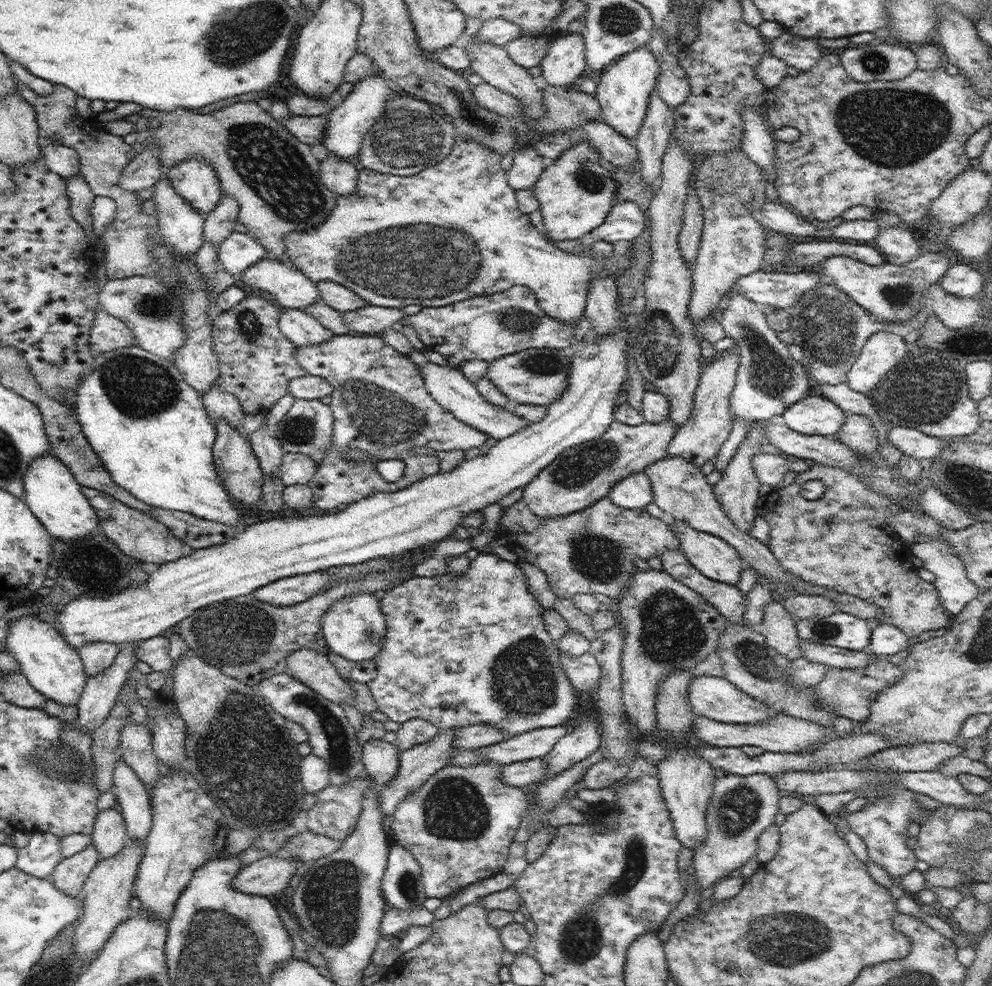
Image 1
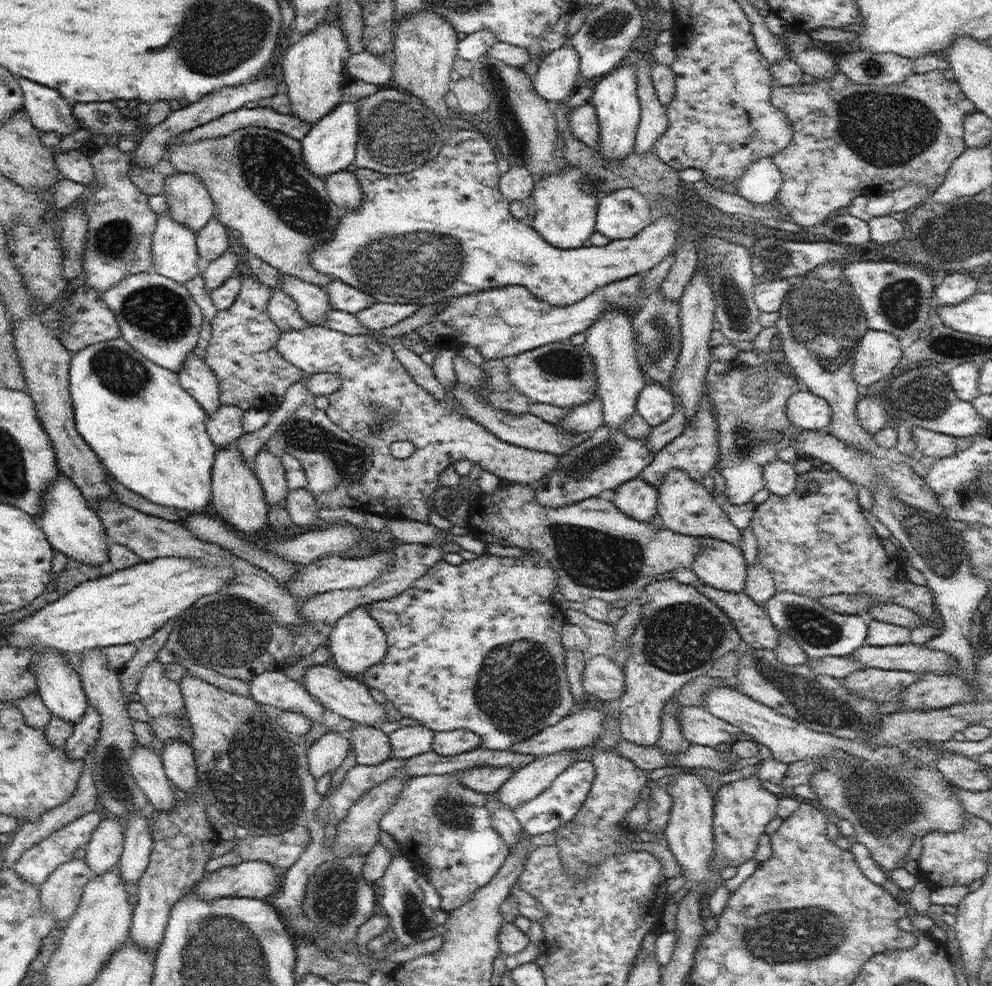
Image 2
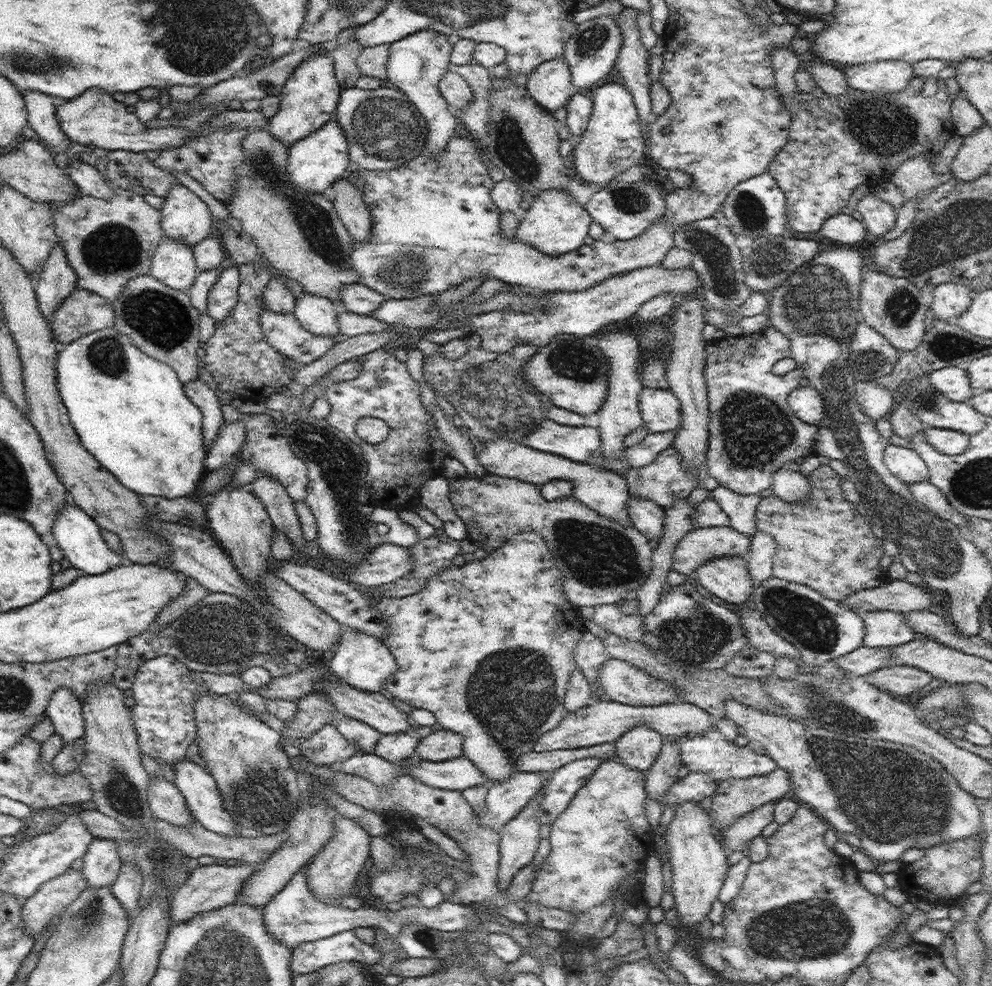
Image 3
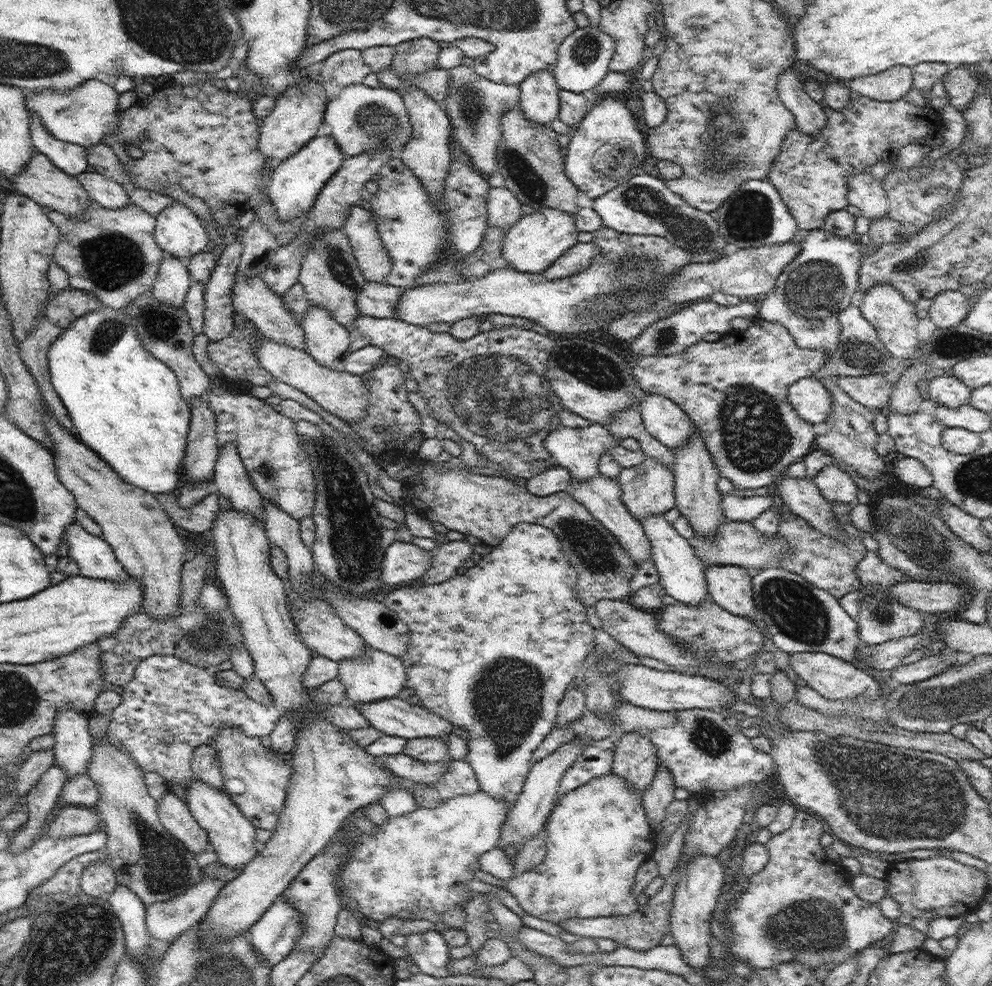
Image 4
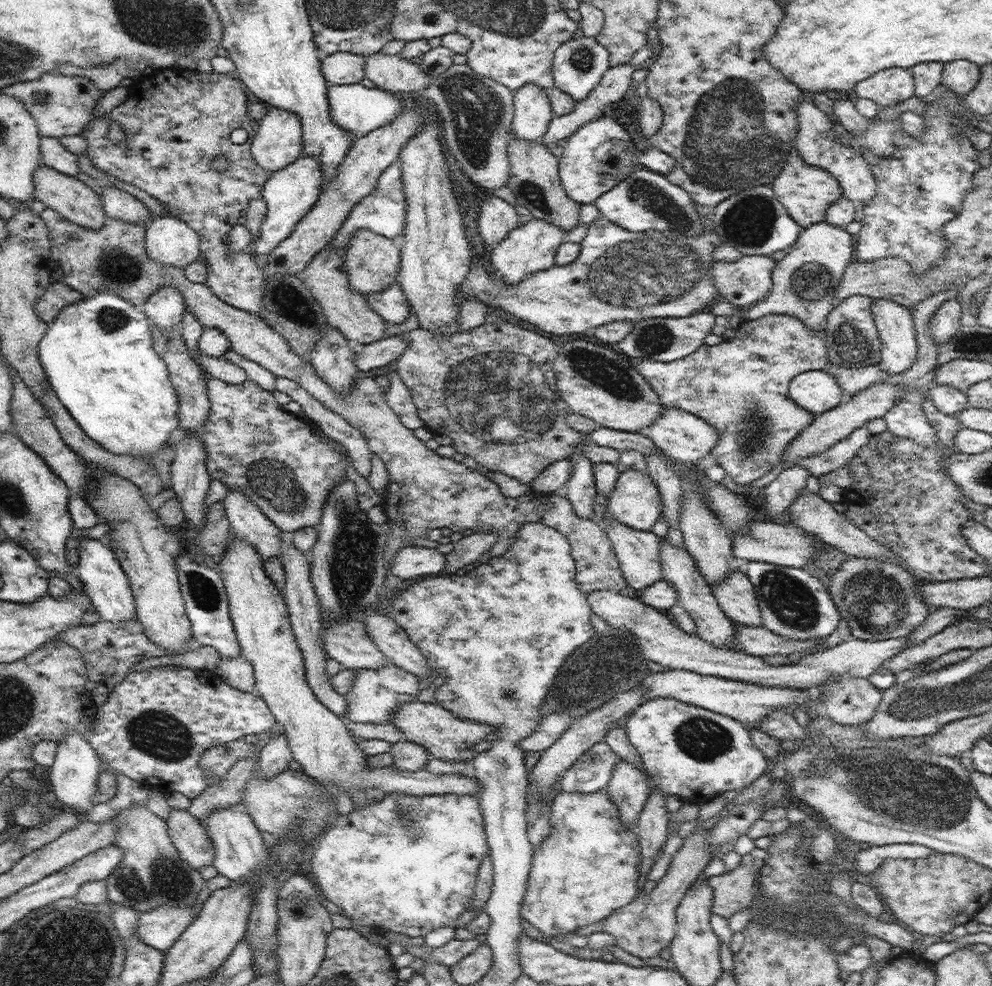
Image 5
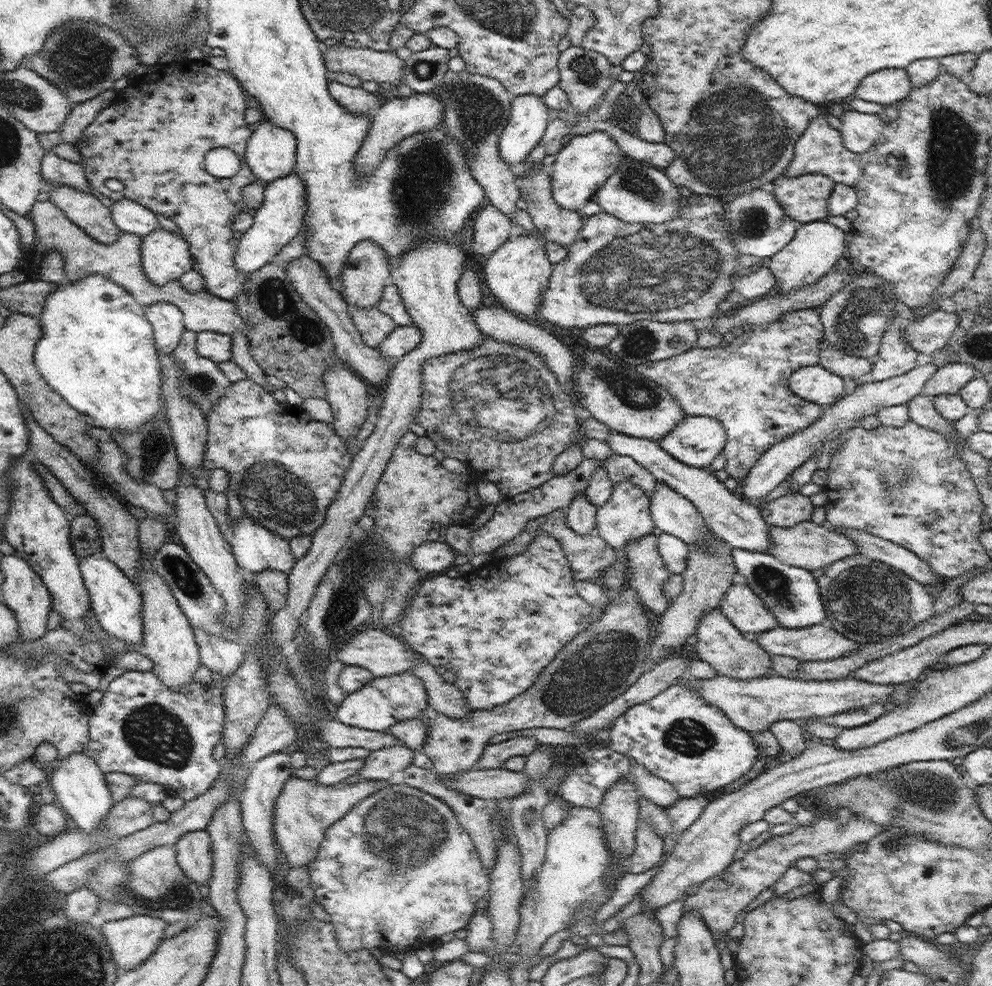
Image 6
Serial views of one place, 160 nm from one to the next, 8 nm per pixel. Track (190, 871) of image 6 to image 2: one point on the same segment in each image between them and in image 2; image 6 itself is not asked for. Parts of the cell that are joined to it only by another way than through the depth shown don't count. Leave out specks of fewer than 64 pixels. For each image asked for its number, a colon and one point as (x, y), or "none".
2: (147, 768)
3: (165, 800)
4: (173, 813)
5: (190, 837)

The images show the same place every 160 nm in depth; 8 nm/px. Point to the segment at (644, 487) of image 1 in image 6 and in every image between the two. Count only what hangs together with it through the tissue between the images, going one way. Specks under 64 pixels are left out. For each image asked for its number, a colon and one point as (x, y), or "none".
2: (637, 498)
3: (645, 515)
4: (681, 573)
5: (679, 568)
6: (728, 651)

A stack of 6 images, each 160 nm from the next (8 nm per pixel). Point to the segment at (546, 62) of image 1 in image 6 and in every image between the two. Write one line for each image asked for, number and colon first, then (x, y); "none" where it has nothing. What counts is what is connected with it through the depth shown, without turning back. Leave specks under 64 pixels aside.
2: (555, 80)
3: (550, 84)
4: (540, 102)
5: (533, 112)
6: (530, 116)

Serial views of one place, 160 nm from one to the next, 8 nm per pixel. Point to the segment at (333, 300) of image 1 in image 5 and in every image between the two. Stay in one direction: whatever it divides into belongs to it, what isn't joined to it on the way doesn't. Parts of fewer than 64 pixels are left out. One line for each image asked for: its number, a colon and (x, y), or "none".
2: (342, 296)
3: (356, 297)
4: (379, 300)
5: (391, 303)

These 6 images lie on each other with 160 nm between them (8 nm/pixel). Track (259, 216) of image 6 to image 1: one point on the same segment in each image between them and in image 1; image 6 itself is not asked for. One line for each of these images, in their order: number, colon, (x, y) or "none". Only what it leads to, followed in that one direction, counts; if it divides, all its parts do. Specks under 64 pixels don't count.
1: (348, 123)
2: (330, 145)
3: (315, 162)
4: (295, 183)
5: (291, 193)

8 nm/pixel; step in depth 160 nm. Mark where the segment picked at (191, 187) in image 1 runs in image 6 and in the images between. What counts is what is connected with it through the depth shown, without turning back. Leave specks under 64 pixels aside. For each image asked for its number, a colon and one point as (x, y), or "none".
2: (189, 203)
3: (185, 217)
4: (178, 231)
5: (173, 242)
6: (165, 254)

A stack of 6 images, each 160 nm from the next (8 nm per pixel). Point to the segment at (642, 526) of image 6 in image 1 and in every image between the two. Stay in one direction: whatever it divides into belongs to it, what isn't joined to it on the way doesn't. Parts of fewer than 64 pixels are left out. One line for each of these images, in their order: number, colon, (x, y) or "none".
1: (709, 424)
2: (696, 451)
3: (665, 481)
4: (648, 488)
5: (636, 501)

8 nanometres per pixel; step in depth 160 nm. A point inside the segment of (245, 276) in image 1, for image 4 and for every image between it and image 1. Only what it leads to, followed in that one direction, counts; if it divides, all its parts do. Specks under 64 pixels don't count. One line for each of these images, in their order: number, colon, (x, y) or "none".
2: (312, 301)
3: (315, 313)
4: (326, 341)

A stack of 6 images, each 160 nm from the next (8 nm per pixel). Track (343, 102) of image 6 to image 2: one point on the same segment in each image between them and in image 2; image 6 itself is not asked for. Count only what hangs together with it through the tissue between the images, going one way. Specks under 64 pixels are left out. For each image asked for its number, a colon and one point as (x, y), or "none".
2: (398, 133)
3: (384, 130)
4: (361, 118)
5: (359, 110)

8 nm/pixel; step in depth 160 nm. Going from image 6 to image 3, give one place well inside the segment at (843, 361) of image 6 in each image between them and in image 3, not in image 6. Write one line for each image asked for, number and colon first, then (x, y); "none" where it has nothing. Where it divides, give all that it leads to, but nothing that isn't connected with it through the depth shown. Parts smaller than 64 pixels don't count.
3: (875, 400)
4: (874, 390)
5: (852, 380)

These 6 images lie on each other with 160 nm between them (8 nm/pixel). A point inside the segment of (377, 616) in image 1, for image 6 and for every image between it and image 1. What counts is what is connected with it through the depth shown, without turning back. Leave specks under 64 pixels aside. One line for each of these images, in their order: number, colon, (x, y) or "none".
2: (357, 641)
3: (362, 660)
4: (378, 675)
5: (375, 696)
6: (382, 702)

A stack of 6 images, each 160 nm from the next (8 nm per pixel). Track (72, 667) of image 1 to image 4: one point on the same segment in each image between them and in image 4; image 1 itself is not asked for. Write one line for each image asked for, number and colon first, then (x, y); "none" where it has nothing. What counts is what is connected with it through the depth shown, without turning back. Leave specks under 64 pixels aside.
2: (59, 687)
3: (65, 711)
4: (73, 749)

